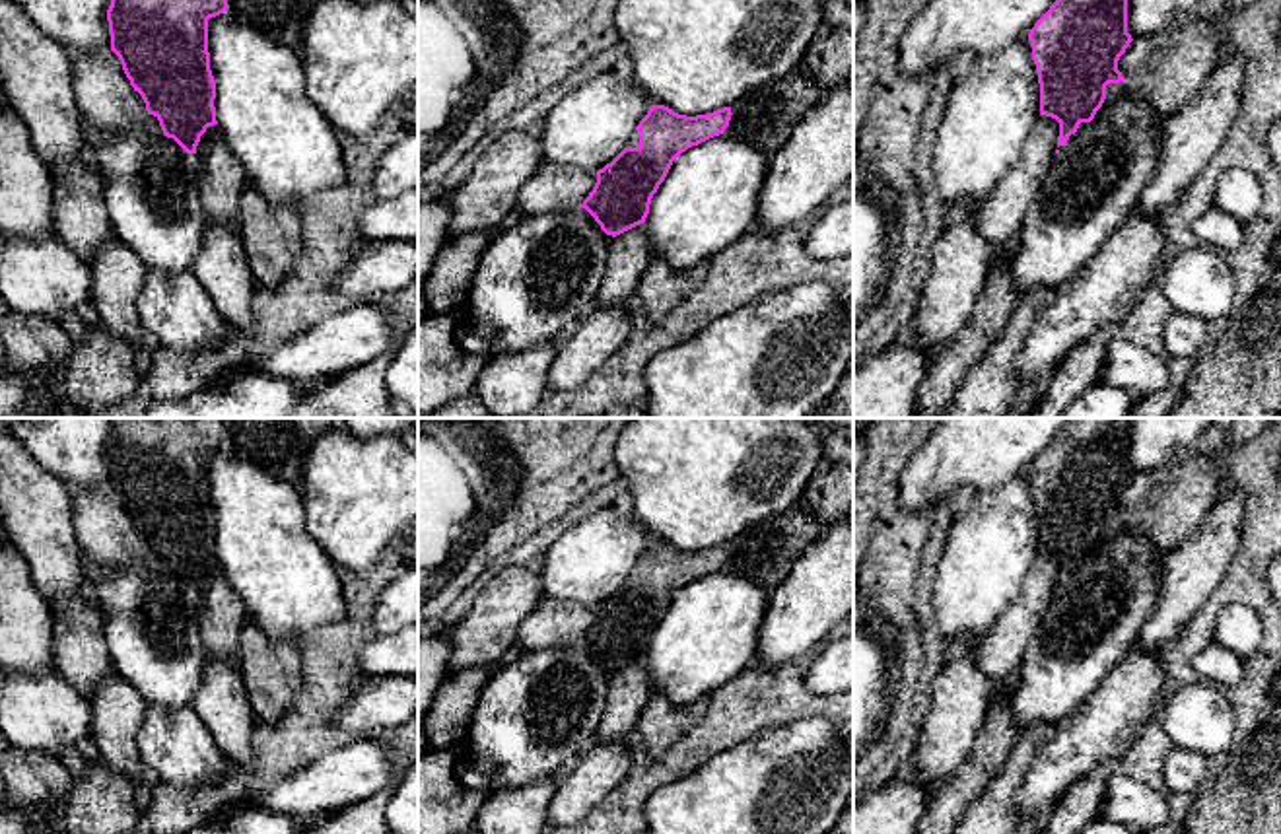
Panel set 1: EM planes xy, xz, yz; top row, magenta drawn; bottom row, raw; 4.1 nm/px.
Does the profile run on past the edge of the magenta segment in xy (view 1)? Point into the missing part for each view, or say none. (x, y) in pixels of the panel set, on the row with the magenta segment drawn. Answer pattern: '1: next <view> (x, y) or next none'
1: next xy (212, 133)

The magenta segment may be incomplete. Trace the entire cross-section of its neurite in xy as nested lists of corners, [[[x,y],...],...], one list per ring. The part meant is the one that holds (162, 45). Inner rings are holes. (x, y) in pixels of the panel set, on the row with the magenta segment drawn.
[[[111,0],[107,10],[111,51],[119,56],[134,91],[142,95],[148,115],[159,121],[167,138],[198,157],[222,138],[214,107],[216,82],[210,70],[208,19],[225,10],[227,0]]]

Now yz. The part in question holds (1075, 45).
[[[1056,0],[1028,33],[1040,84],[1040,115],[1059,122],[1057,148],[1081,122],[1091,122],[1106,99],[1106,86],[1125,78],[1118,60],[1133,41],[1127,33],[1127,0]]]

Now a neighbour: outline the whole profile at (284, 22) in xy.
[[[227,0],[227,10],[270,41],[301,51],[303,25],[317,0]]]

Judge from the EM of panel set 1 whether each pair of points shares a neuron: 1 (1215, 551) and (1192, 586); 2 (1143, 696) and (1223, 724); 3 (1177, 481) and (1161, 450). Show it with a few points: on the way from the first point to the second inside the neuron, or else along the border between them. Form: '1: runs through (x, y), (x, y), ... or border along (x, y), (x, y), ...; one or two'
1: runs through (1208, 558), (1192, 578); one
2: border along (1169, 693), (1163, 702); two
3: border along (1184, 455), (1159, 473); two

